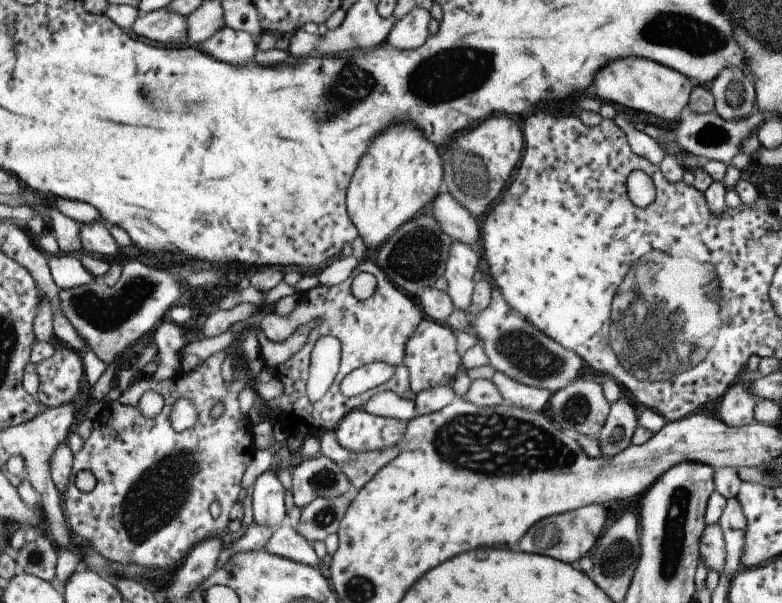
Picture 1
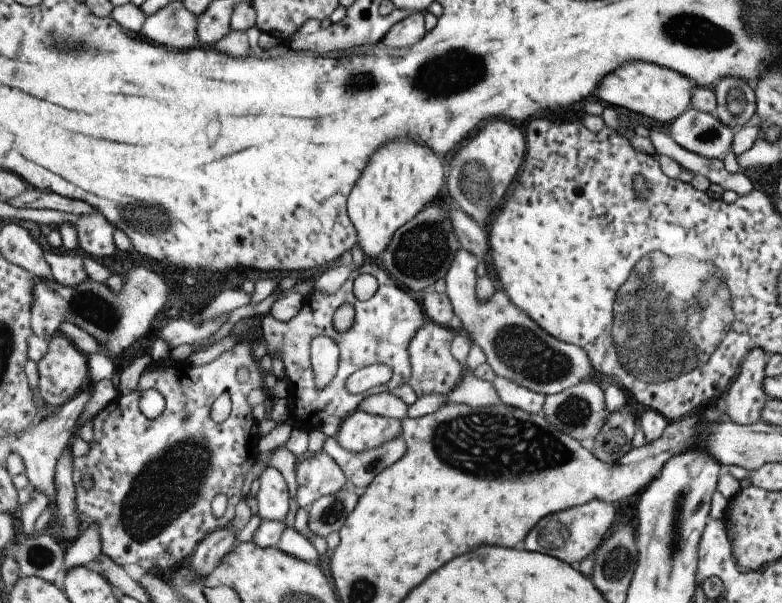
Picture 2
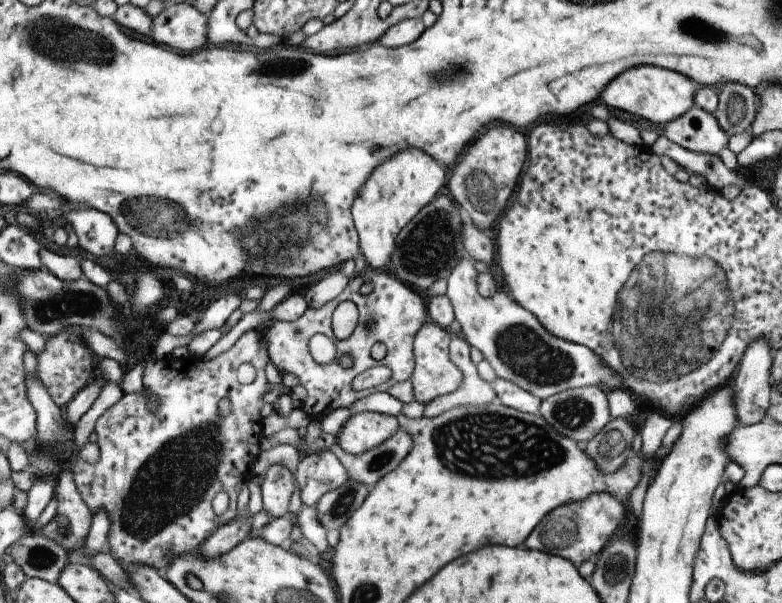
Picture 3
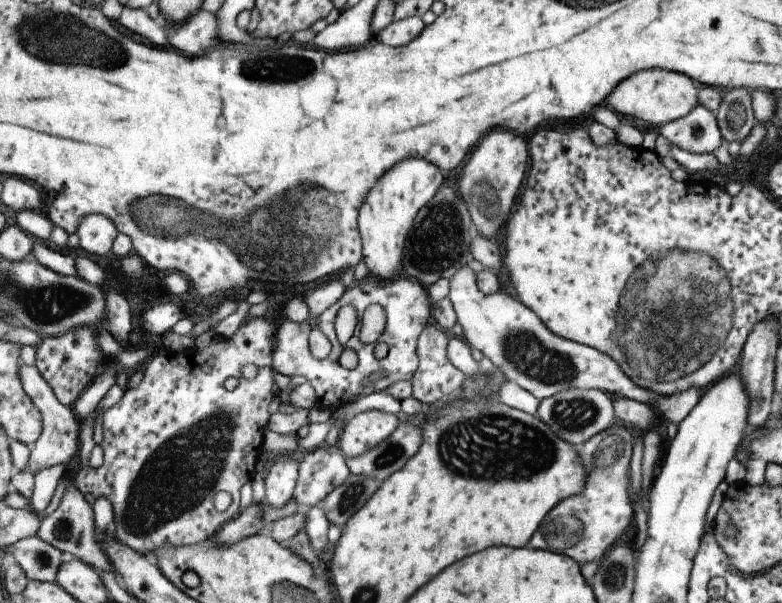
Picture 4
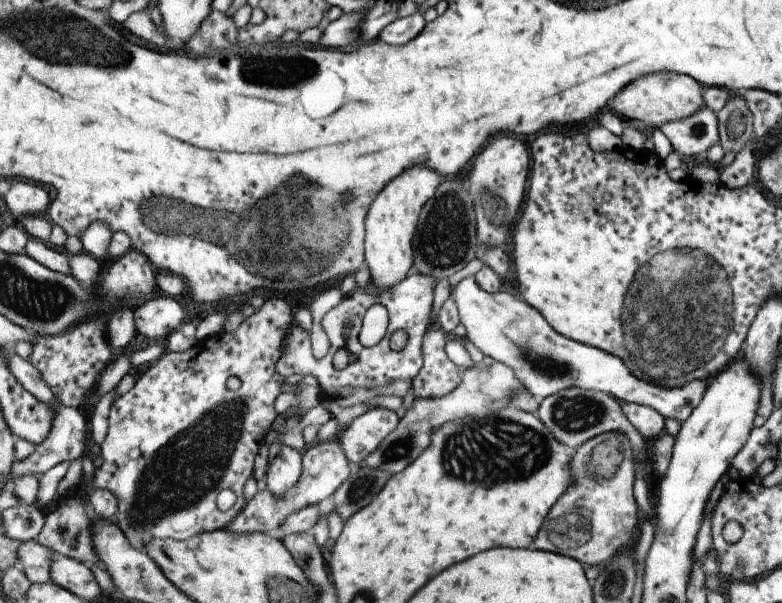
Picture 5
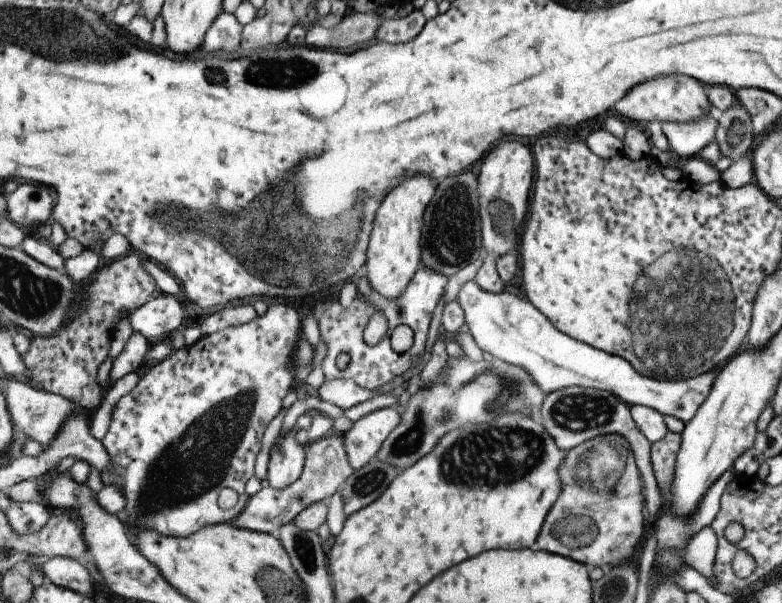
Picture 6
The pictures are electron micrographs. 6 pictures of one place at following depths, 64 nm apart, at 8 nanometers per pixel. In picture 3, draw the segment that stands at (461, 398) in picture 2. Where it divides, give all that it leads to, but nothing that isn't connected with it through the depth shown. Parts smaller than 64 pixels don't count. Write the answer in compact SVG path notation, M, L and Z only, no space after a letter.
M455 336L449 344L451 362L463 372L463 386L449 396L441 396L431 402L425 410L425 418L437 418L457 406L489 406L497 404L497 390L493 382L485 382L479 372L477 364L473 362L473 346L467 344L463 336Z

